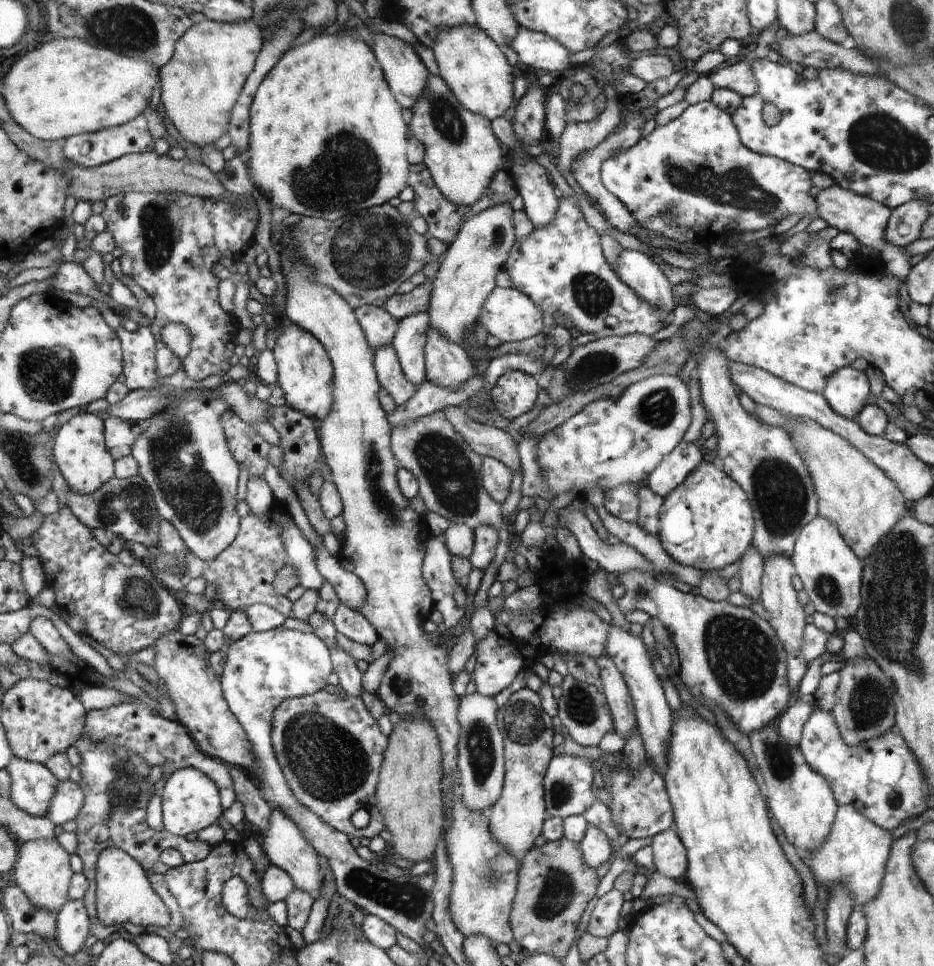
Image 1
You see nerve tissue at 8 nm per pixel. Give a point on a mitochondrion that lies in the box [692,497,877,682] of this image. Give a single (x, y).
(828, 589)

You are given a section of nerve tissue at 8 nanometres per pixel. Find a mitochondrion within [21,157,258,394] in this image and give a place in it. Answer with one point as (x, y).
(159, 233)

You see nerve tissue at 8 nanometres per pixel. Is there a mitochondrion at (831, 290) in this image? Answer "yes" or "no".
yes

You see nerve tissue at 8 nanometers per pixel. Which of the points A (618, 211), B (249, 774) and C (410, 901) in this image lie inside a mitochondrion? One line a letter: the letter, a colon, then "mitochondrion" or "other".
A: other
B: other
C: mitochondrion

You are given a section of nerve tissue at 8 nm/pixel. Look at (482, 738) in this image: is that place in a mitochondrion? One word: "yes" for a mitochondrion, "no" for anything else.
yes

